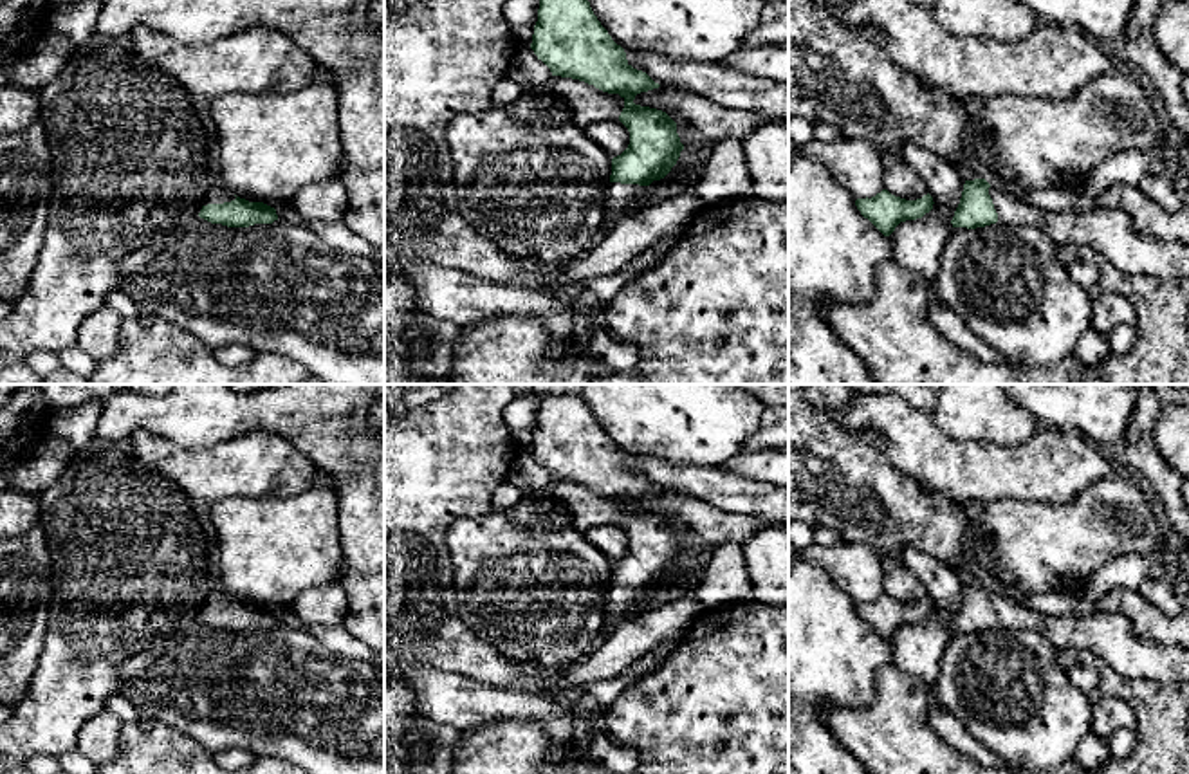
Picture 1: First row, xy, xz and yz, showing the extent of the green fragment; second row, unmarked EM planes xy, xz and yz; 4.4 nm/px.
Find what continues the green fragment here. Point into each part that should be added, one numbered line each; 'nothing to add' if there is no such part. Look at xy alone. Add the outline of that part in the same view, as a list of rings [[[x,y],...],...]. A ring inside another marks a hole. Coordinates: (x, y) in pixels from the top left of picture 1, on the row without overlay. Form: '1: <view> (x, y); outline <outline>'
1: xy (219, 598); outline [[[217,588],[215,592],[209,594],[209,597],[204,603],[204,610],[207,608],[224,608],[224,606],[231,606],[236,601],[224,590]]]

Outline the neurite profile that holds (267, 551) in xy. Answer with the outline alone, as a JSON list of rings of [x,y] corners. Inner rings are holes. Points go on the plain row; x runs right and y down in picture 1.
[[[318,480],[296,496],[226,498],[206,505],[218,588],[249,606],[290,606],[305,590],[339,583],[337,491]]]

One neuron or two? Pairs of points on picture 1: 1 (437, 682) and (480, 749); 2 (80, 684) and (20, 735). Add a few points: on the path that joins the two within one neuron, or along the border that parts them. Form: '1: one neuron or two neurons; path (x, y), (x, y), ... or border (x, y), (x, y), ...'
1: two neurons; border (507, 718), (497, 718), (460, 731)
2: one neuron; path (65, 695), (35, 726)

